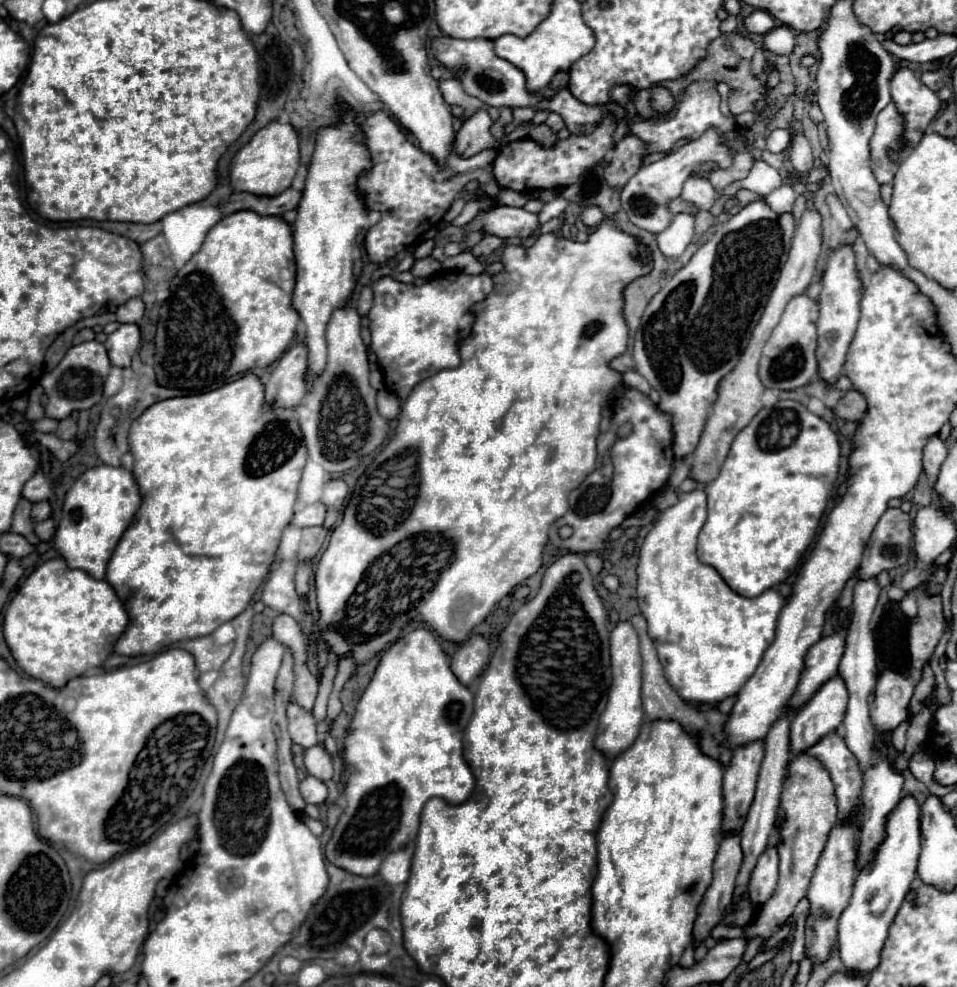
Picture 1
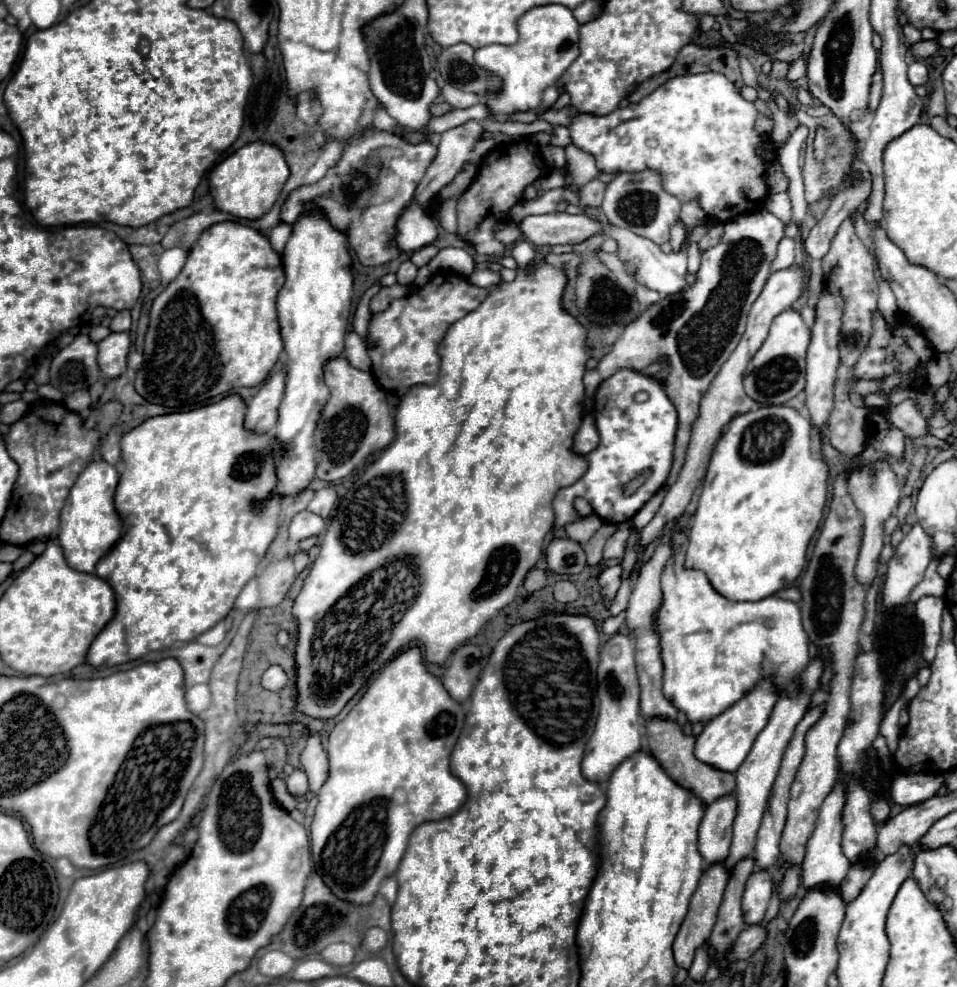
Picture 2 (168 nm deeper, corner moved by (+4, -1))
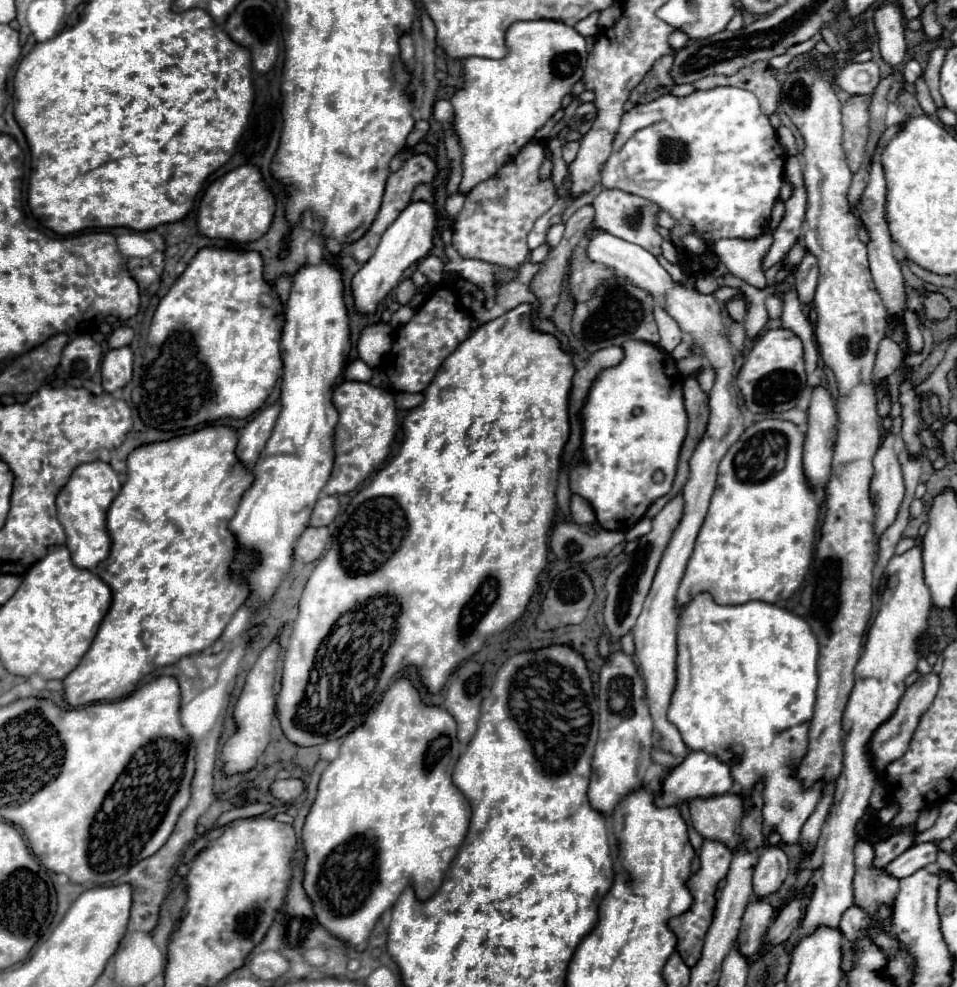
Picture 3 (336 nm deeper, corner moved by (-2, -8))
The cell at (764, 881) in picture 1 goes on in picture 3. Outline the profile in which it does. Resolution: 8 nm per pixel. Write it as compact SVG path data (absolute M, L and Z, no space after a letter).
M754 898L748 904L748 908L742 916L742 928L738 934L740 952L744 956L752 956L760 950L762 936L764 936L766 928L770 926L774 914L776 914L776 910L766 898Z

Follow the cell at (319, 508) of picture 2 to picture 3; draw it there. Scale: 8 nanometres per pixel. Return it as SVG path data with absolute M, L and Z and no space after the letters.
M320 496L314 512L310 516L310 526L328 526L340 510L340 502L336 496Z

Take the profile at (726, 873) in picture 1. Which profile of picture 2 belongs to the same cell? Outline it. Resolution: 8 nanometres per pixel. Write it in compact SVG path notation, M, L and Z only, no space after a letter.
M716 863L716 865L710 865L710 869L706 869L702 873L702 879L698 883L698 889L696 893L692 895L690 899L690 909L684 917L684 923L674 939L674 945L672 945L672 951L674 951L674 961L678 967L682 969L688 969L692 965L692 959L694 959L694 953L696 949L708 941L710 933L712 933L712 927L716 923L716 915L718 915L718 907L722 903L722 895L724 895L724 889L728 885L728 871L724 869L722 863Z

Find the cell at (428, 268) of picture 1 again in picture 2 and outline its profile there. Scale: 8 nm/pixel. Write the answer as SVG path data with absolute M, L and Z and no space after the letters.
M404 261L396 271L396 281L400 285L412 285L416 279L416 273L418 273L418 267L412 261Z

